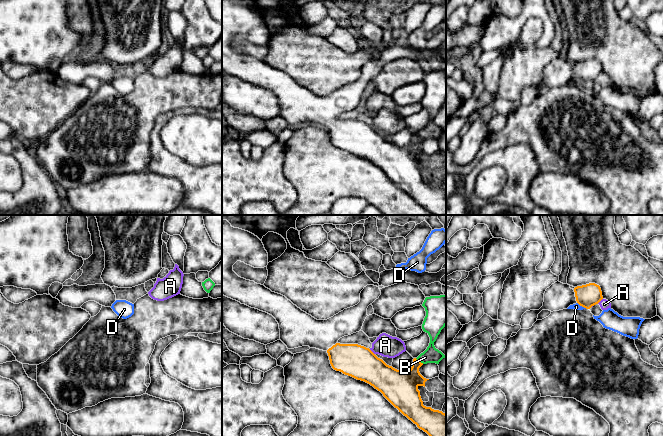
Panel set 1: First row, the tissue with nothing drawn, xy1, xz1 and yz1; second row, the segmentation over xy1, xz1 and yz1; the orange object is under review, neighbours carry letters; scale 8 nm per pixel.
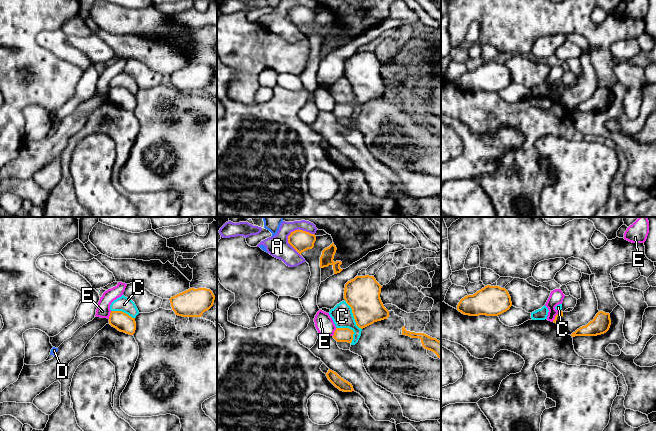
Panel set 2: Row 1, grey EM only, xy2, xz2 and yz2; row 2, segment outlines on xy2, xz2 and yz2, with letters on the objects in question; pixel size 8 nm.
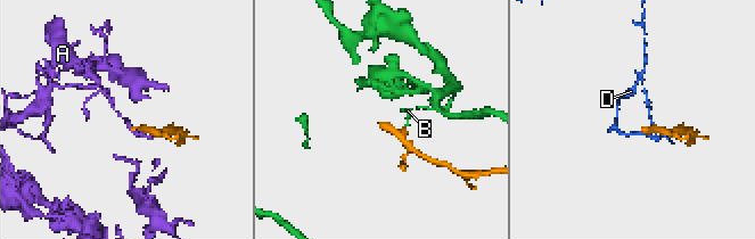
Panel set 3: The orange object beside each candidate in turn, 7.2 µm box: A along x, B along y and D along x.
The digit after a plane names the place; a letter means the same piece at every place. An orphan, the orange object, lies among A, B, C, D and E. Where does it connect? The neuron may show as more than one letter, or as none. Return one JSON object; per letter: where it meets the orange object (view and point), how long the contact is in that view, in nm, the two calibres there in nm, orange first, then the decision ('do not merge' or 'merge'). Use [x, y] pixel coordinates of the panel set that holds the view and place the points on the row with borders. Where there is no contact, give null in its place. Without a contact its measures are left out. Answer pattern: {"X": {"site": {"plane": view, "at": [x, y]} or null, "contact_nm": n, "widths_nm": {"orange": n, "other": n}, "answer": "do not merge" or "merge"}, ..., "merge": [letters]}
{"A": {"site": {"plane": "xz2", "at": [288, 241]}, "contact_nm": 240, "widths_nm": {"orange": 170, "other": 170}, "answer": "do not merge"}, "B": {"site": {"plane": "xz1", "at": [419, 361]}, "contact_nm": 80, "widths_nm": {"orange": 260, "other": 130}, "answer": "do not merge"}, "C": {"site": {"plane": "xz2", "at": [353, 315]}, "contact_nm": 280, "widths_nm": {"orange": 280, "other": 170}, "answer": "do not merge"}, "D": {"site": {"plane": "yz1", "at": [582, 306]}, "contact_nm": 90, "widths_nm": {"orange": 180, "other": 50}, "answer": "do not merge"}, "E": {"site": {"plane": "yz2", "at": [555, 316]}, "contact_nm": 110, "widths_nm": {"orange": 60, "other": 120}, "answer": "do not merge"}, "merge": []}

